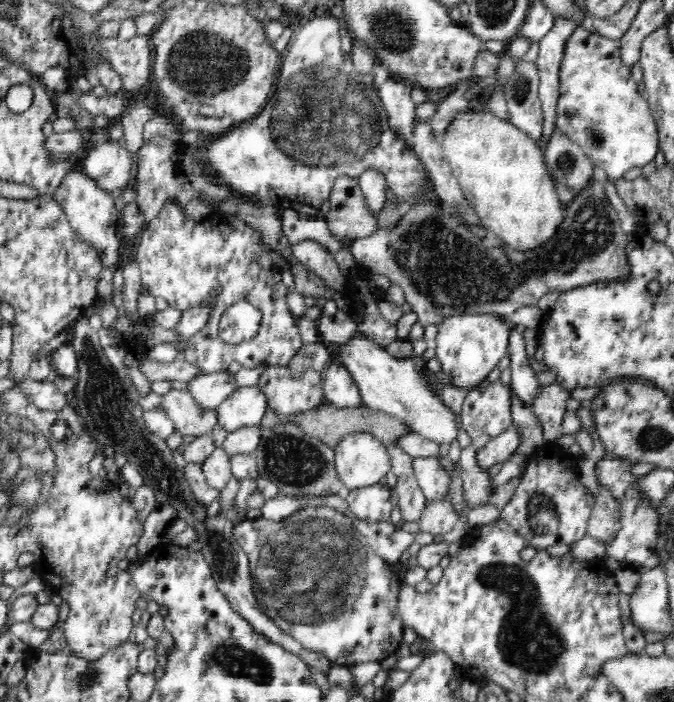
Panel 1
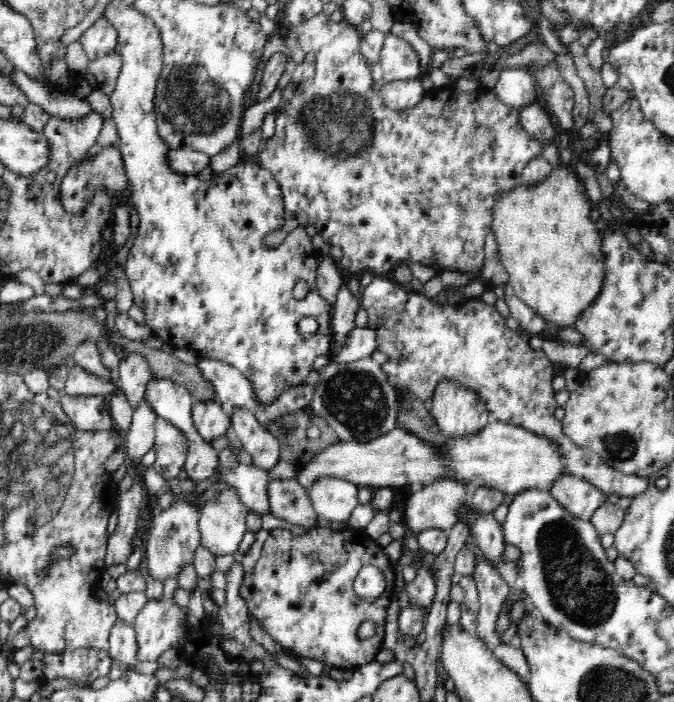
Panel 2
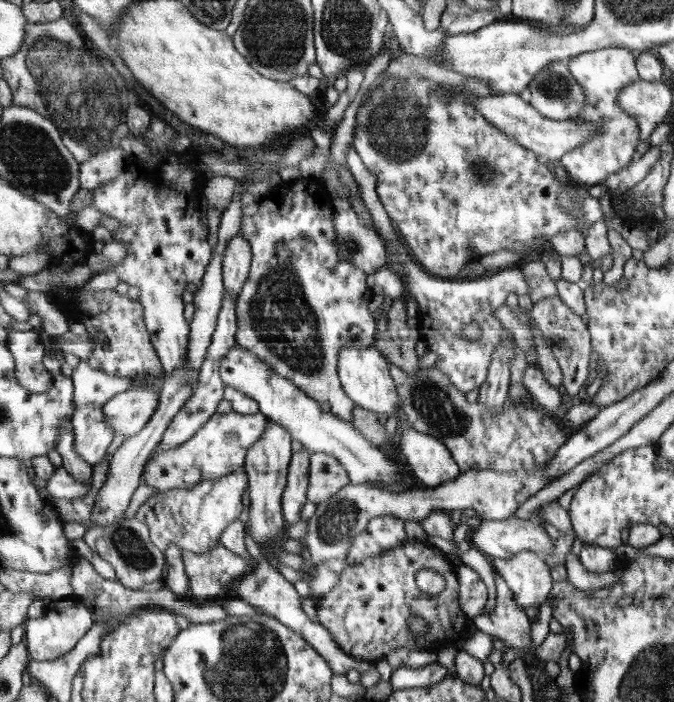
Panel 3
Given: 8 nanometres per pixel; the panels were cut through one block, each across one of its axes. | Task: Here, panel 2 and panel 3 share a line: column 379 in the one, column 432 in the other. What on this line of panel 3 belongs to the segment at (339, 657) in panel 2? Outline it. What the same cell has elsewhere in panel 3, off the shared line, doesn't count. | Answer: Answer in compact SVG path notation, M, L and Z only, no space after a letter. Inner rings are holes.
M406 540L402 545L382 551L378 555L354 563L346 560L346 569L341 572L338 586L330 592L322 594L316 602L318 622L322 623L332 632L337 644L346 654L353 655L355 659L376 662L385 658L394 648L408 648L408 650L432 650L438 653L445 646L454 645L458 638L470 632L473 618L469 617L460 606L460 583L454 563L446 557L446 553L438 550L428 540ZM428 567L439 572L446 580L446 589L436 597L422 593L415 584L415 575L418 570ZM412 615L422 616L427 624L427 632L423 636L416 636L410 632L408 618Z

